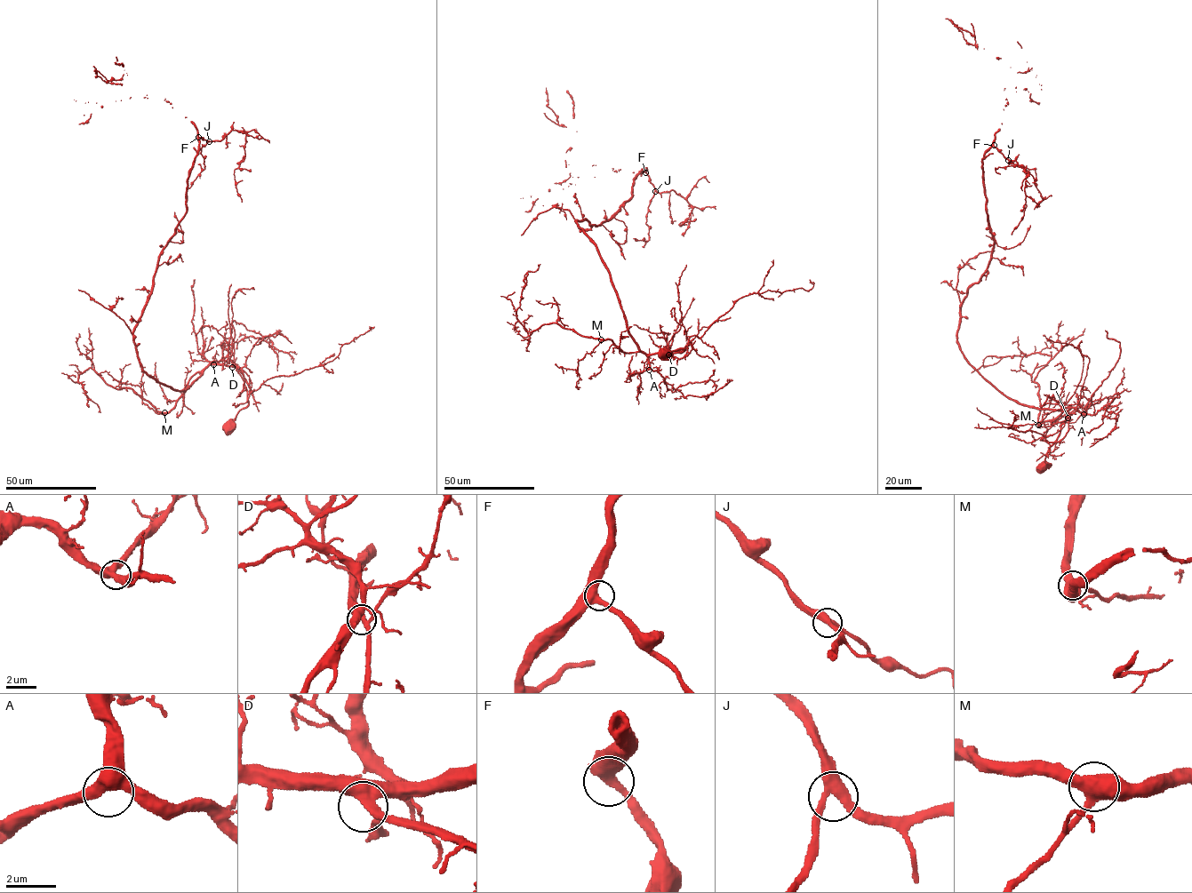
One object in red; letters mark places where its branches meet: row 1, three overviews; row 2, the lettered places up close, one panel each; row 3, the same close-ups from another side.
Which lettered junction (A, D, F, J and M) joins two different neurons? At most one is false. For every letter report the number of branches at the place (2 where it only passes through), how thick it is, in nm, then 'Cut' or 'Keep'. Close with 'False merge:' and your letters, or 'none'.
A: Branches: 3. Thickness 440 nm. Keep
D: Branches: 3. Thickness 380 nm. Keep
F: Branches: 3. Thickness 440 nm. Keep
J: Branches: 3. Thickness 360 nm. Keep
M: Branches: 3. Thickness 500 nm. Keep
False merge: none

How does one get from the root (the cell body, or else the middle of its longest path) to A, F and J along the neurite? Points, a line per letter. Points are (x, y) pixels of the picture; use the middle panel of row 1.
A: (663, 354), (668, 355), (673, 350), (684, 347), (681, 352), (651, 354), (648, 356), (649, 370)
F: (663, 354), (684, 347), (640, 350), (599, 252), (576, 221), (610, 219), (645, 172)
J: (663, 354), (684, 347), (640, 350), (599, 252), (576, 221), (610, 219), (644, 168), (655, 191)

